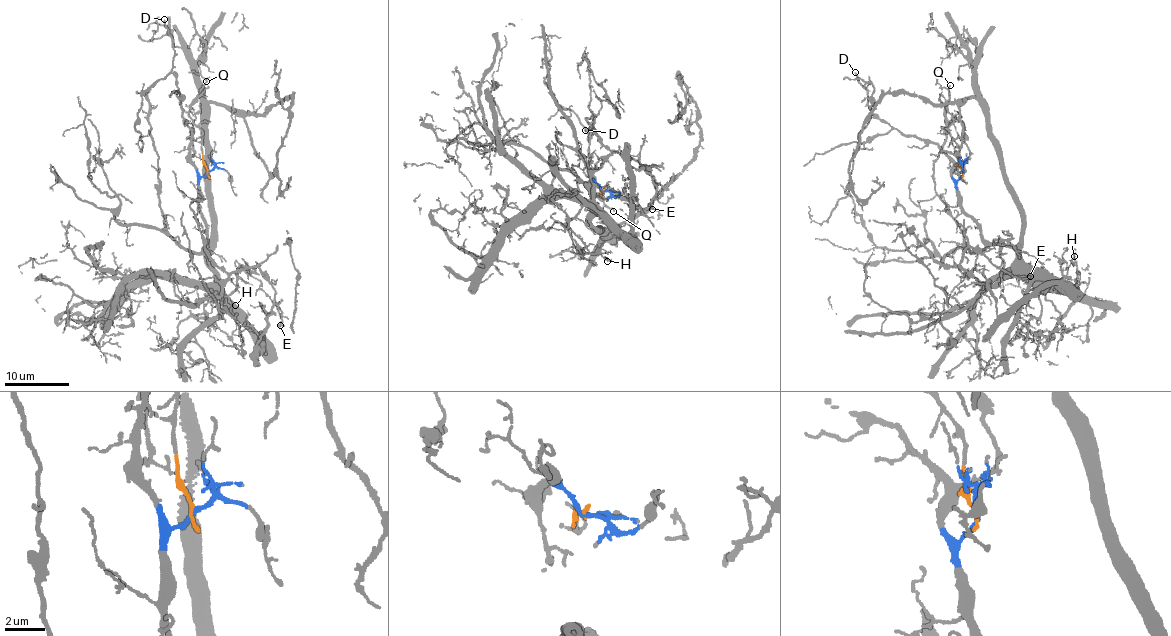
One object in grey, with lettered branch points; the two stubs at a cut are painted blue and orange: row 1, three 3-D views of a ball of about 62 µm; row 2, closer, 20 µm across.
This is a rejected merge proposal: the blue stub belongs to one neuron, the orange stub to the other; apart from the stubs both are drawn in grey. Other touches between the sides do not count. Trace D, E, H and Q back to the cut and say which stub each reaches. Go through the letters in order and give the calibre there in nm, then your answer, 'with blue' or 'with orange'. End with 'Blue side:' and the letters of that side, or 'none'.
D: 150 nm thick; with blue
E: 140 nm thick; with blue
H: 150 nm thick; with blue
Q: 130 nm thick; with orange
Blue side: D, E, H

